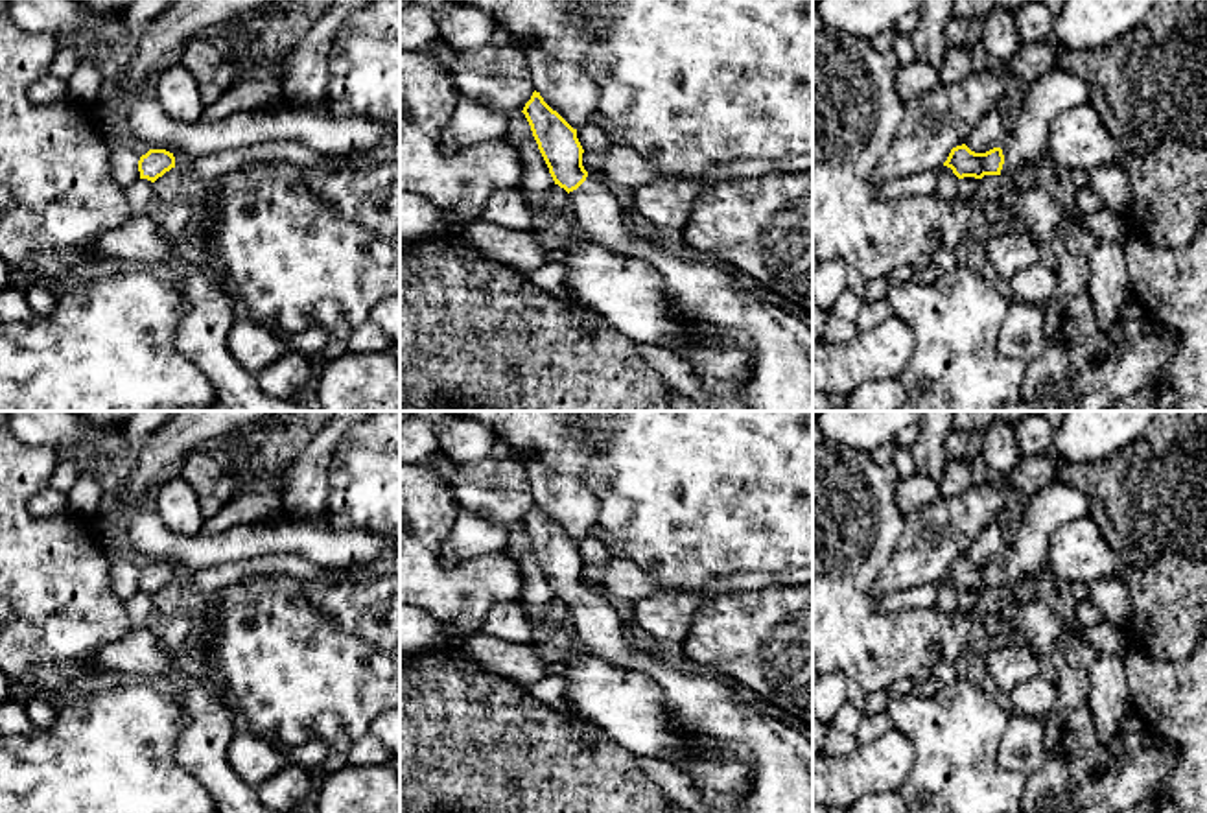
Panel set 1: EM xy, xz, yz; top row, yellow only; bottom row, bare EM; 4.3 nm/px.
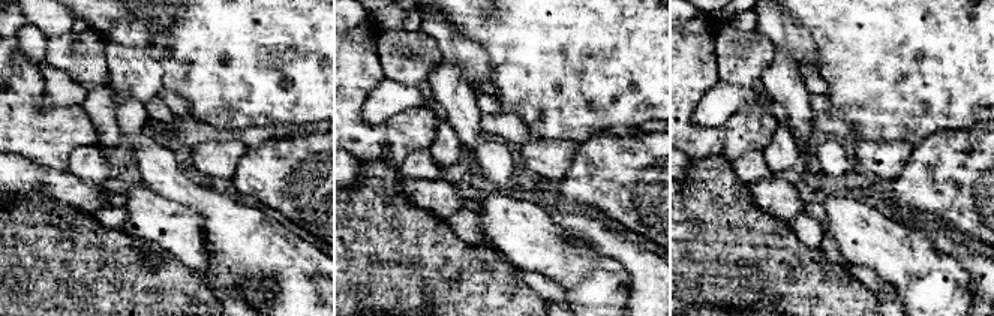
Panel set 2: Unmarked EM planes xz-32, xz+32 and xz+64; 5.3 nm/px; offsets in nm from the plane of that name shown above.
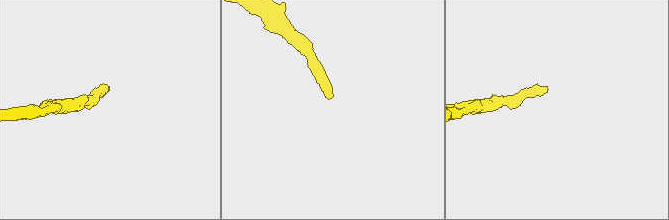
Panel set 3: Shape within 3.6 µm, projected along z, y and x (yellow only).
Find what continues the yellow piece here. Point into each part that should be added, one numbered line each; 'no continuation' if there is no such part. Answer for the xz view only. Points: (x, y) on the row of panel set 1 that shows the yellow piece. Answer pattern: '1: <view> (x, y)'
1: xz (703, 295)

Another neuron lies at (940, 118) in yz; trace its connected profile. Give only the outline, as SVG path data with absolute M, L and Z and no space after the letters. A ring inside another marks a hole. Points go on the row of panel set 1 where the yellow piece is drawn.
M1021 44L1006 65L991 65L984 74L925 90L905 100L897 135L873 170L875 183L886 183L927 170L940 170L953 147L967 142L980 118L999 109L1015 83L1028 87L1056 70L1060 48Z

